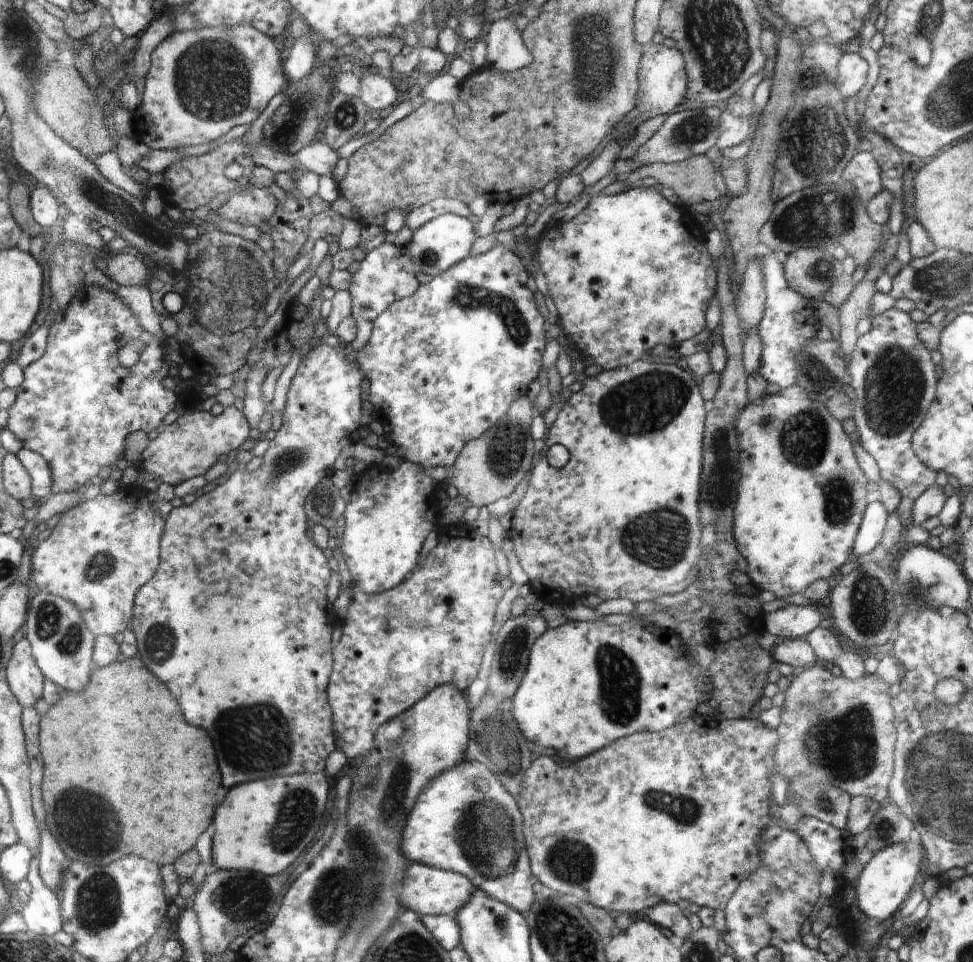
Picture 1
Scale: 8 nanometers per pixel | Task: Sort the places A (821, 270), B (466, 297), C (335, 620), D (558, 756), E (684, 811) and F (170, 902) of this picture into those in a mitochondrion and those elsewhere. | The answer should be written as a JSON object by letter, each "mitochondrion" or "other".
{"A":"mitochondrion","B":"mitochondrion","C":"other","D":"other","E":"mitochondrion","F":"other"}

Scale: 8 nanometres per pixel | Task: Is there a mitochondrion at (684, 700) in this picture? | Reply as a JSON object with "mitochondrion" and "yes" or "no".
{"mitochondrion":"no"}

